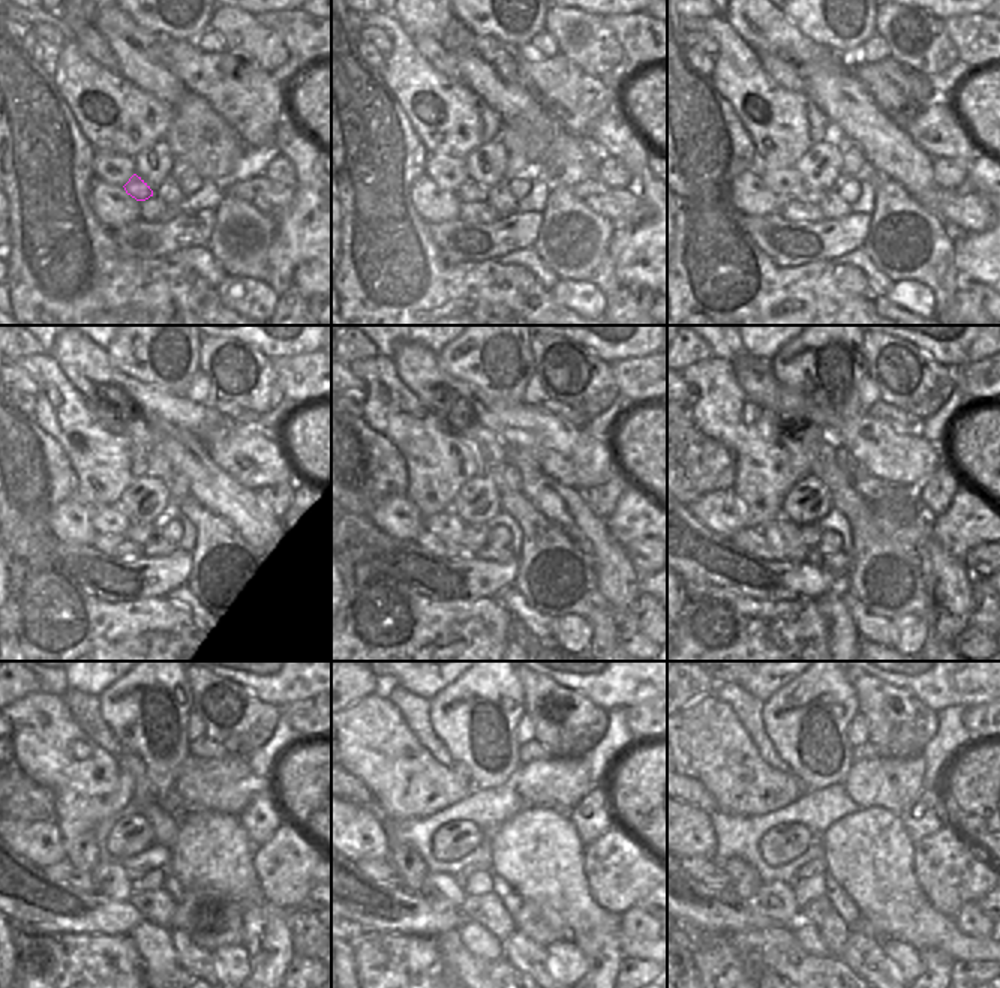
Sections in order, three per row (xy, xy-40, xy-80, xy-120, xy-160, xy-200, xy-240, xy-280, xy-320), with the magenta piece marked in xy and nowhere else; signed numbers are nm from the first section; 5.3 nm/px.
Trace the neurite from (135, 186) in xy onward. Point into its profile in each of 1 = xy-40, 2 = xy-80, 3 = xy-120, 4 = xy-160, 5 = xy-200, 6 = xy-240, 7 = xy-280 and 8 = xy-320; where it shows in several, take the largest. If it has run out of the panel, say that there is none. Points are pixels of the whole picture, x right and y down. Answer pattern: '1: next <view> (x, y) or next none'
1: next xy-40 (470, 192)
2: next xy-80 (804, 194)
3: next xy-120 (138, 532)
4: next xy-160 (476, 534)
5: next xy-200 (810, 534)
6: next xy-240 (137, 873)
7: next xy-280 (471, 870)
8: next xy-320 (817, 865)

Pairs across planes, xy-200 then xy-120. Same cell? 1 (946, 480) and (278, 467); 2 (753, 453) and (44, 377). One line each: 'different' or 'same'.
1: different
2: same

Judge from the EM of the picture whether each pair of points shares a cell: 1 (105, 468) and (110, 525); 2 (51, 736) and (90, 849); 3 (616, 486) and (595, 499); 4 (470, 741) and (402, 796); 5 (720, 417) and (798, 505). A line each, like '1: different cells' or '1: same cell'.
1: different cells
2: same cell
3: same cell
4: different cells
5: different cells

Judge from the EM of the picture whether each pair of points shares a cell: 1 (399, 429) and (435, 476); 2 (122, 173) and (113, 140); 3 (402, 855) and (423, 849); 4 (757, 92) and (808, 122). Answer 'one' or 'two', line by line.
1: one
2: two
3: two
4: one

